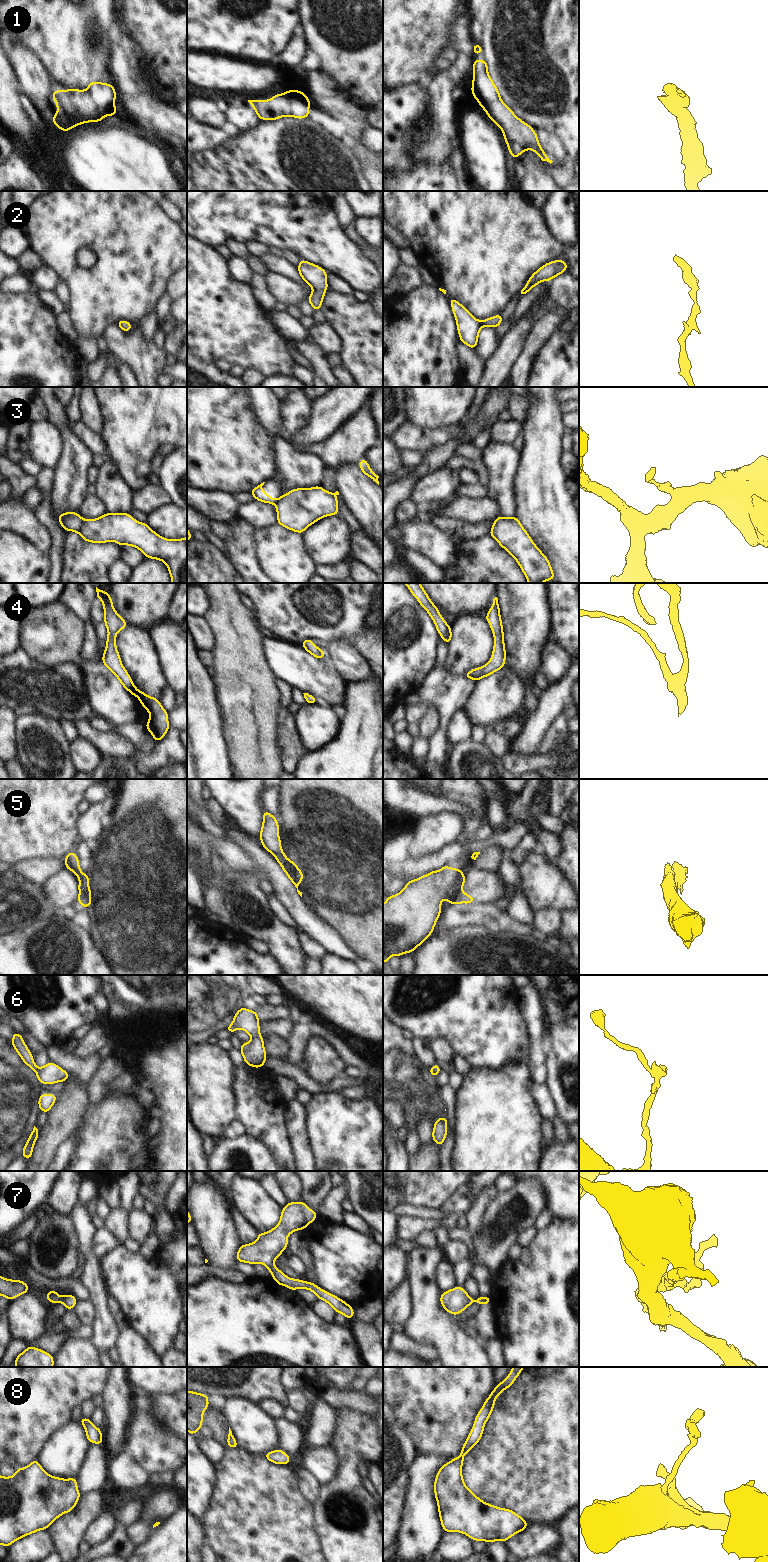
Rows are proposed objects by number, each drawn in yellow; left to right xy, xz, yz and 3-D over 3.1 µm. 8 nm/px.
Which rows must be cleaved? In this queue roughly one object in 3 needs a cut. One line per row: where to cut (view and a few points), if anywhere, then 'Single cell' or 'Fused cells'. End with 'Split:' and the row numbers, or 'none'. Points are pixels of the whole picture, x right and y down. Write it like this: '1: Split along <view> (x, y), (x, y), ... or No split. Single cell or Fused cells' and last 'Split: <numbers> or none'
1: No split. Single cell
2: No split. Single cell
3: Split along xy (83, 519), (77, 532). Fused cells
4: No split. Single cell
5: Split along yz (461, 872), (457, 880), (448, 889), (444, 898). Fused cells
6: No split. Single cell
7: No split. Single cell
8: No split. Single cell
Split: 3, 5.

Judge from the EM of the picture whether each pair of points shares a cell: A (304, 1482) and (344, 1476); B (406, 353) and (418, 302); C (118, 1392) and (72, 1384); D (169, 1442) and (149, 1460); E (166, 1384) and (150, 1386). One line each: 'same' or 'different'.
A: different
B: same
C: different
D: same
E: same

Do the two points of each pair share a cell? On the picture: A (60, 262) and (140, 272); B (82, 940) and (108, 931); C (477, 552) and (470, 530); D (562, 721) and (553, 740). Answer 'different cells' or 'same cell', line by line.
A: same cell
B: different cells
C: different cells
D: same cell

